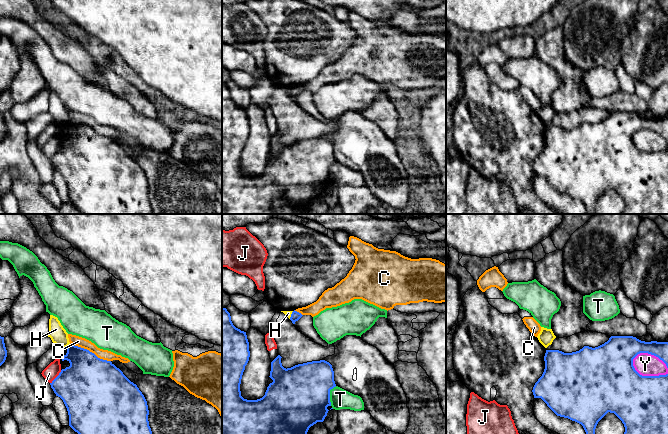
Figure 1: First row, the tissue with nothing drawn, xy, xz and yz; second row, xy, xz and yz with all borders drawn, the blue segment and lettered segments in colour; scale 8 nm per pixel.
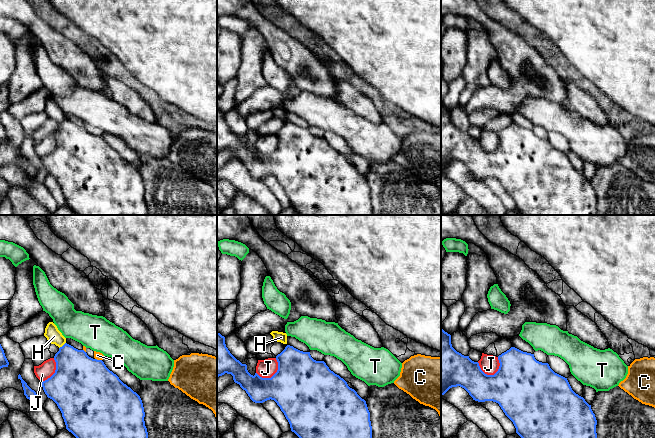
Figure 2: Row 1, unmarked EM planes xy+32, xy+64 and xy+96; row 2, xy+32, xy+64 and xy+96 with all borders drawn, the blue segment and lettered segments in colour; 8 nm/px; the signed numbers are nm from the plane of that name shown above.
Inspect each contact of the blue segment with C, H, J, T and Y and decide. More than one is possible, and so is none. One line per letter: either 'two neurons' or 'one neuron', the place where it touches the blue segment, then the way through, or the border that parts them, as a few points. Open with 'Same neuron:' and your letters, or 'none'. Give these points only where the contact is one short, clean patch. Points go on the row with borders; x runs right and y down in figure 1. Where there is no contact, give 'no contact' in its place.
Same neuron: none
C: two neurons; meets blue in xy at (89, 351); border along xy (70, 343), (86, 348), (98, 357), (110, 361)
H: two neurons; meets blue in xy at (68, 345); border along xy (69, 343), (67, 347)
J: two neurons; meets blue in xy at (56, 377)
T: two neurons; meets blue in xz at (329, 395)
Y: two neurons; meets blue in yz at (646, 376)

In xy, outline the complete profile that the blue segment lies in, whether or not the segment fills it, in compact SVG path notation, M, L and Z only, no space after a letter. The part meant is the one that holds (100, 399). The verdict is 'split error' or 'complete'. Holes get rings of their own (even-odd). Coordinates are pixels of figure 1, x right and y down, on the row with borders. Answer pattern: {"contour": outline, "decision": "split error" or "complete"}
{"contour": "M73 344L68 345L67 353L62 356L62 361L64 360L67 360L70 363L70 366L62 369L59 375L50 383L50 385L56 396L63 400L69 415L69 426L75 432L78 434L152 434L148 421L148 405L144 395L139 390L137 385L131 382L111 361L100 359L89 350L75 346Z", "decision": "complete"}

